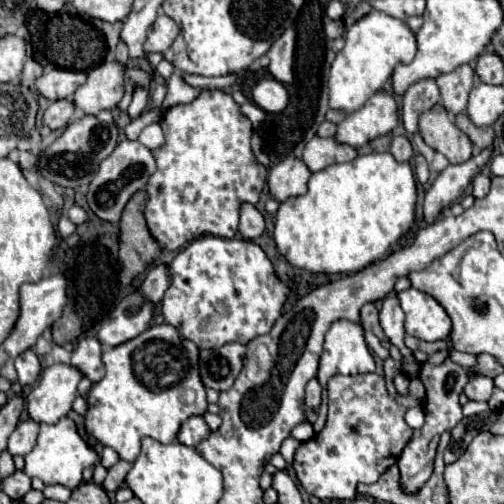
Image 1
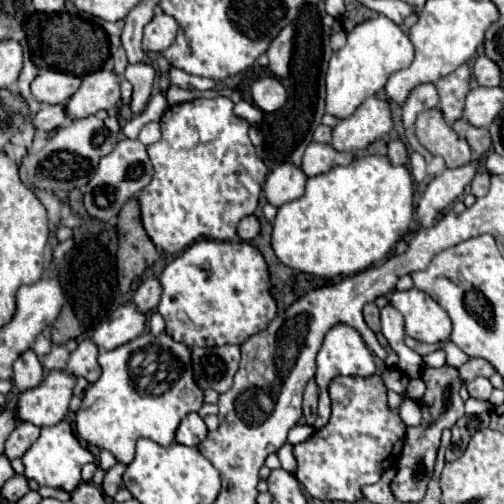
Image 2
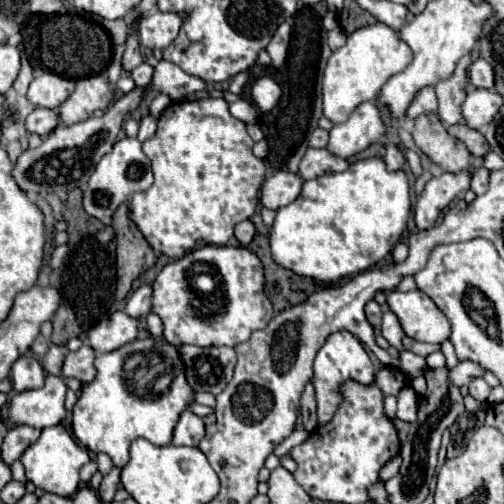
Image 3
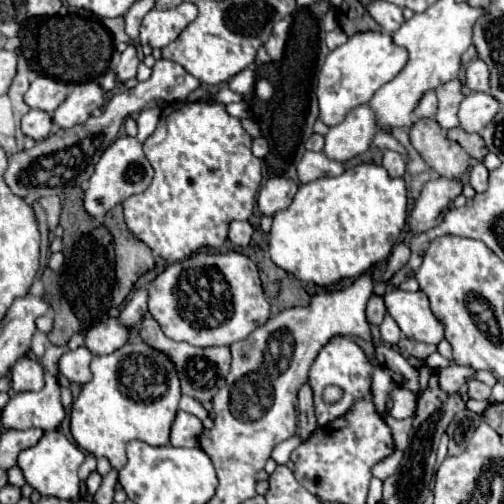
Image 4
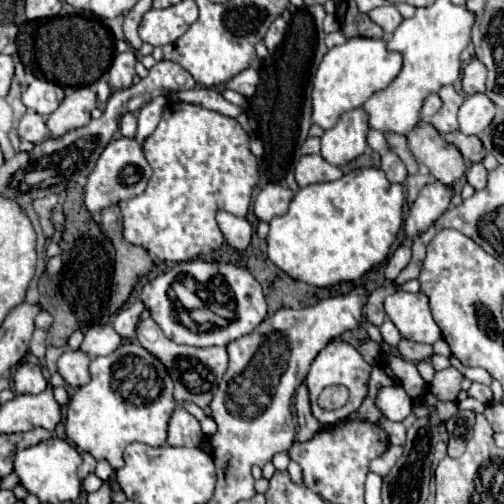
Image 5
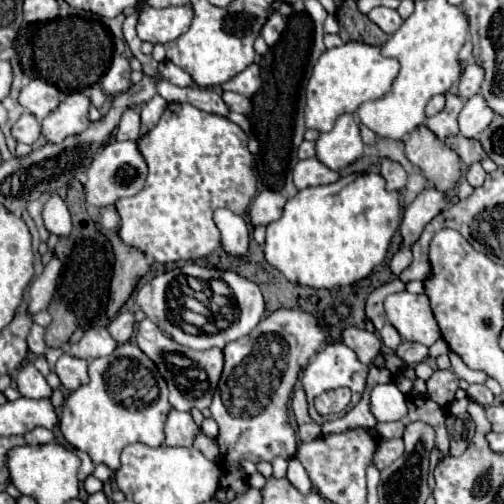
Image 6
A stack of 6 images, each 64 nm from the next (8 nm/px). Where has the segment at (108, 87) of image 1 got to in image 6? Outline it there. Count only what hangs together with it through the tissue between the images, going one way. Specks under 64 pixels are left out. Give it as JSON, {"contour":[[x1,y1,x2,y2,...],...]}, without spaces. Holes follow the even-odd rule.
{"contour":[[82,92,66,94,60,106,42,120,42,136,50,144,60,144,68,136,84,132,90,124,88,120,90,100]]}

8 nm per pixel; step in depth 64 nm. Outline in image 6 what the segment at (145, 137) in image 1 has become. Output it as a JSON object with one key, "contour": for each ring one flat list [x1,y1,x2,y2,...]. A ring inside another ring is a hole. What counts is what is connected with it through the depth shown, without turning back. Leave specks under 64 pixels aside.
{"contour":[[154,96,152,100,148,100,148,102,142,106,142,112,140,112,140,116,142,116,142,134,148,132,148,130,160,120,160,116,162,116,166,104,168,104,168,102,166,102,162,96]]}

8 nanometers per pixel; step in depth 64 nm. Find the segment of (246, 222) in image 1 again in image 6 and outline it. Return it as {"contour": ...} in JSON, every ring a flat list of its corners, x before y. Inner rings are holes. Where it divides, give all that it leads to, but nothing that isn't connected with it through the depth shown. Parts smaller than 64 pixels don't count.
{"contour":[[220,208,214,212,214,222,216,222,218,230,222,232,222,238,220,238,222,250,236,258,244,256,248,250,248,242,250,242,250,232,248,232,246,220,226,208]]}

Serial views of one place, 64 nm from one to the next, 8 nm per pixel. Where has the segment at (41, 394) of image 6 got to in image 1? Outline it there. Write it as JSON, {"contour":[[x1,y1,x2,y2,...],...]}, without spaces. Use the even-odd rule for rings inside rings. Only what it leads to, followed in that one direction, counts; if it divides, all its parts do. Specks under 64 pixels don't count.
{"contour":[[26,350,16,358,16,372,18,372,18,384,22,388,36,384,36,380,42,374,42,366,40,366,40,360,34,354,34,350]]}

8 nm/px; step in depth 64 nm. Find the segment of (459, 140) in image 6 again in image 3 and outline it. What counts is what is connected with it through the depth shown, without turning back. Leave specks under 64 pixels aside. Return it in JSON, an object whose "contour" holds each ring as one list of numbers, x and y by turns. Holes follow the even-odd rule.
{"contour":[[456,124,456,126,448,128,448,134,458,138,462,144,466,144,470,154,476,156,476,158,482,158,490,150,484,136,480,132,476,132,476,130,472,130,472,128,464,128,464,124]]}

